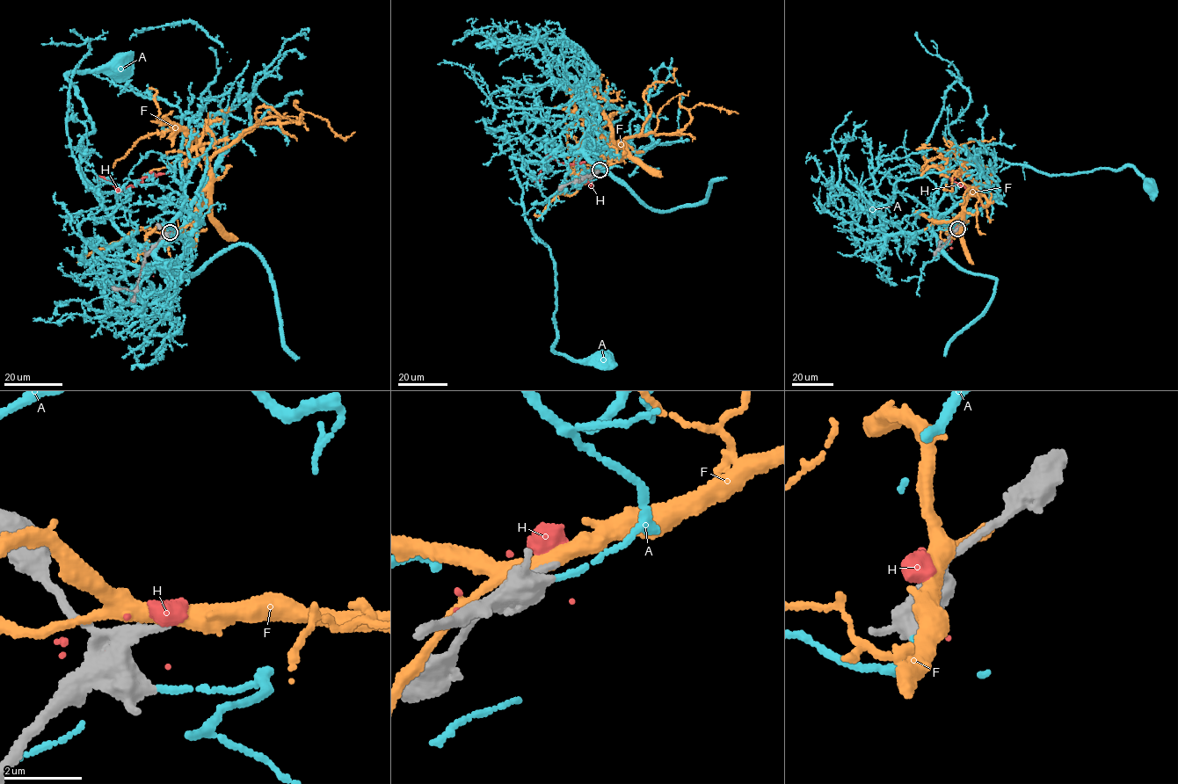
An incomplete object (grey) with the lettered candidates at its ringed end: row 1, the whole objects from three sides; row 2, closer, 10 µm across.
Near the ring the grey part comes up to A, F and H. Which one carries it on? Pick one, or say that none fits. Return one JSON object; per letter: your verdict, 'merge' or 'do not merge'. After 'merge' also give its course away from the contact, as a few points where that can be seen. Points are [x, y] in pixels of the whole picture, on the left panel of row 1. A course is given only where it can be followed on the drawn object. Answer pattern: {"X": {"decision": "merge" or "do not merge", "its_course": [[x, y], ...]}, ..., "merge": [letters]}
{"A": {"decision": "do not merge"}, "F": {"decision": "do not merge"}, "H": {"decision": "do not merge"}, "merge": []}

